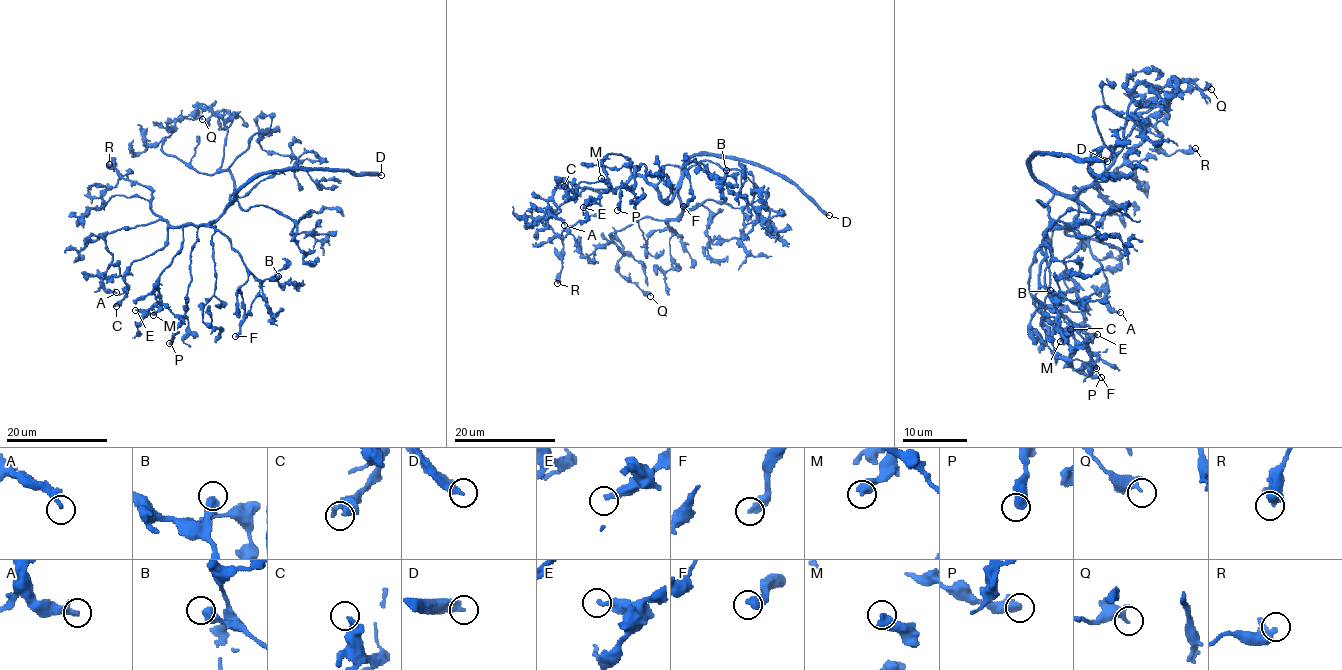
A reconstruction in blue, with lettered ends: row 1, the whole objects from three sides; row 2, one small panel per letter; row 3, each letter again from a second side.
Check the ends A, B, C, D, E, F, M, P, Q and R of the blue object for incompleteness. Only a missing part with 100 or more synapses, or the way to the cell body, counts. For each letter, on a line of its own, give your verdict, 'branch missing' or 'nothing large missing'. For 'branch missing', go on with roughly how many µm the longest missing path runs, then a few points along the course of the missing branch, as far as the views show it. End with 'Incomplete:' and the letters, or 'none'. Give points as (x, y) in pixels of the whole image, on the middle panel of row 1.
A: nothing large missing
B: nothing large missing
C: nothing large missing
D: branch missing; about 100 µm are missing
E: nothing large missing
F: nothing large missing
M: nothing large missing
P: nothing large missing
Q: nothing large missing
R: nothing large missing
Incomplete: D

